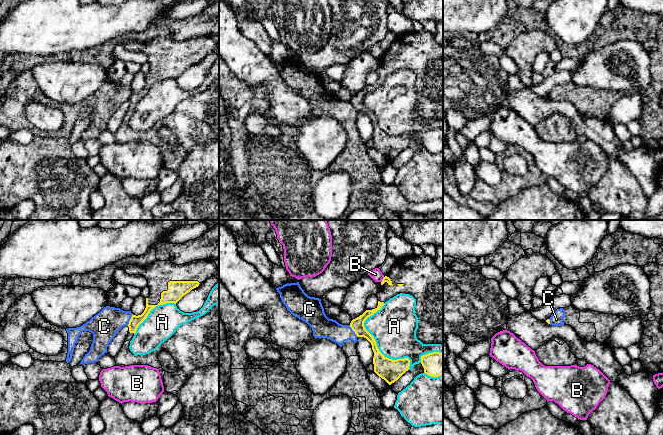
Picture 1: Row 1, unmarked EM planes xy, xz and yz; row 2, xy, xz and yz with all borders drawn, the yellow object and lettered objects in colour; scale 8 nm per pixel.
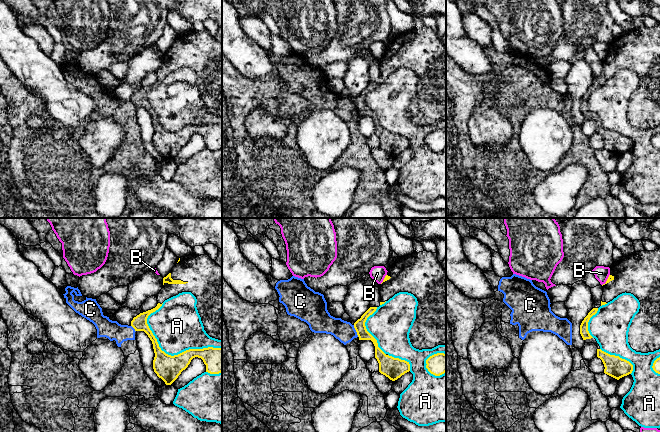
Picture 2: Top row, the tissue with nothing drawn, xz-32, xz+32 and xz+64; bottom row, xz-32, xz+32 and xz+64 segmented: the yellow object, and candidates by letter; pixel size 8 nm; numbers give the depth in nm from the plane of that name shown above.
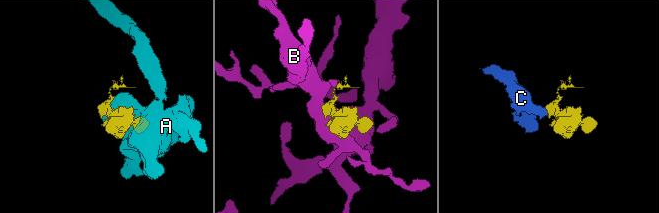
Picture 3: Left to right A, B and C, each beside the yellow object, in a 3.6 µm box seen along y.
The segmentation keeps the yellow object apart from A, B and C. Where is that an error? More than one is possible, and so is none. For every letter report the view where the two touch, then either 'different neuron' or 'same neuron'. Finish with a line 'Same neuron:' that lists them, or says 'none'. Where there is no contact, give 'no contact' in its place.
A: contact in xz; different neuron
B: contact in xz; different neuron
C: contact in xy; different neuron
Same neuron: none

